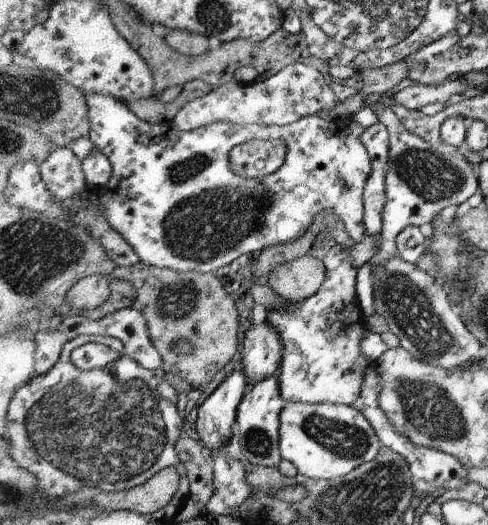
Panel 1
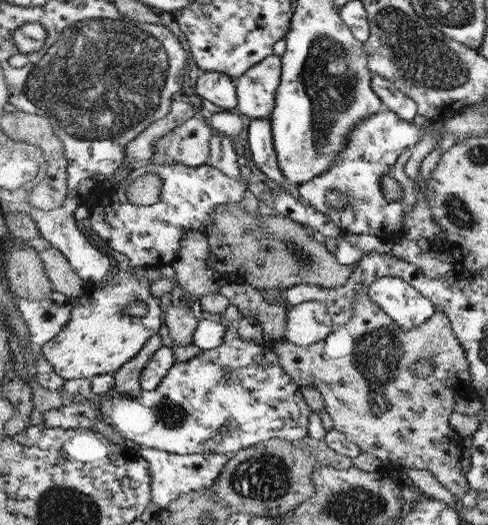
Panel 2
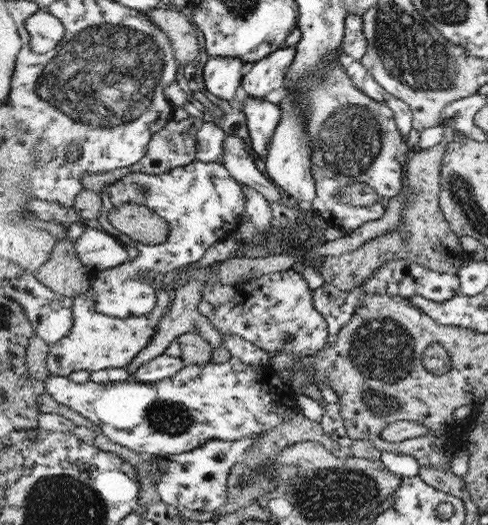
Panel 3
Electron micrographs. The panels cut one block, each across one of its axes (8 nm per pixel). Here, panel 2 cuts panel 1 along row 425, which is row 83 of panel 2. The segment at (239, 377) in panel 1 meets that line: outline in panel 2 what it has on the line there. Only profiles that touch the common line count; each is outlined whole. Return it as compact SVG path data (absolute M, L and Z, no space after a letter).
M202 71L196 92L215 106L220 106L226 111L236 111L238 90L234 81L235 78L227 72Z

